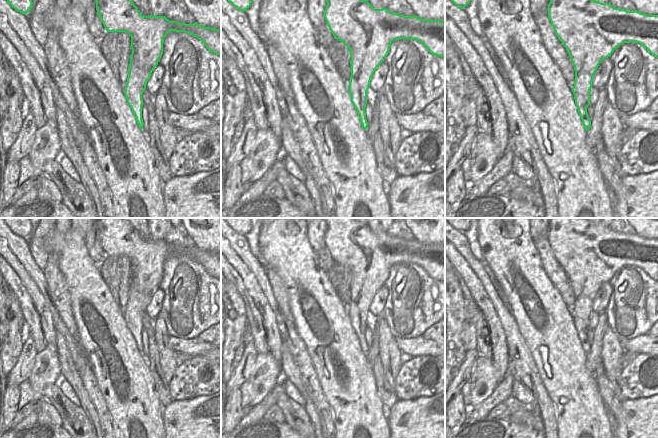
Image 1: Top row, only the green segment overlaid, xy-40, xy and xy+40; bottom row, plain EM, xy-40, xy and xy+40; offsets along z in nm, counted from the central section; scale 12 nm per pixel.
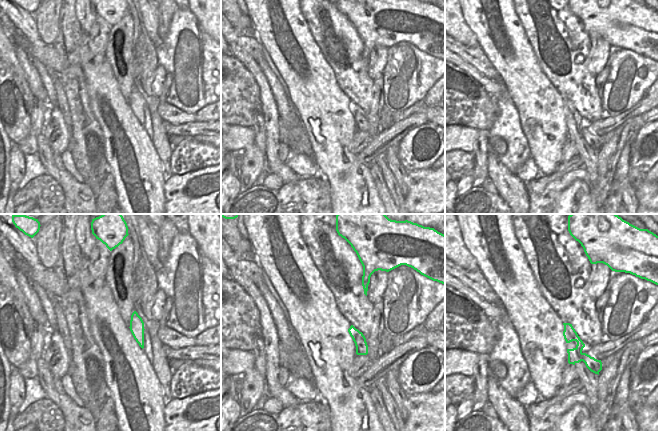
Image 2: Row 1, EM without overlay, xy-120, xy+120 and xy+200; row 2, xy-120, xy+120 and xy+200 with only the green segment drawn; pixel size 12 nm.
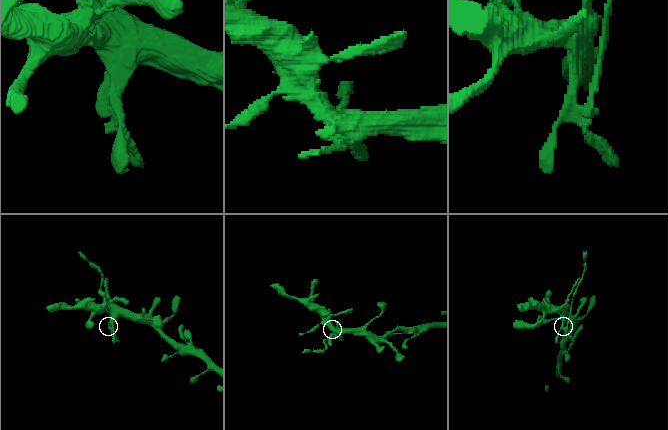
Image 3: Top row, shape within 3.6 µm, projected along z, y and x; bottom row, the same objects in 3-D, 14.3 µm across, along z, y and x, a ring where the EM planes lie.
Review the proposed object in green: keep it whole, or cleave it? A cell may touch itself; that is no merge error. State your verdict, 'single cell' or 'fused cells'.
fused cells

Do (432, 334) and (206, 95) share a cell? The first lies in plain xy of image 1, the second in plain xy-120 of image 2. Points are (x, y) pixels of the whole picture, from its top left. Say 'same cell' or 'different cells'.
different cells

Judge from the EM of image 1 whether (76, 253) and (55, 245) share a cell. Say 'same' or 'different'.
same

